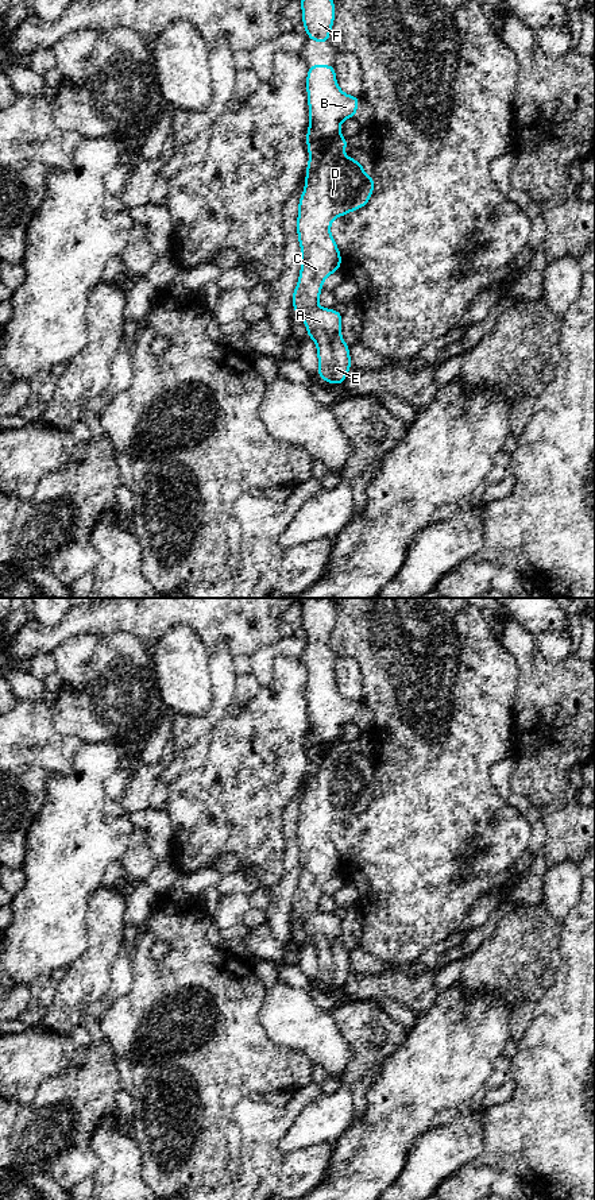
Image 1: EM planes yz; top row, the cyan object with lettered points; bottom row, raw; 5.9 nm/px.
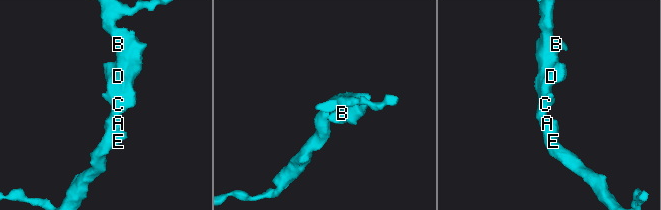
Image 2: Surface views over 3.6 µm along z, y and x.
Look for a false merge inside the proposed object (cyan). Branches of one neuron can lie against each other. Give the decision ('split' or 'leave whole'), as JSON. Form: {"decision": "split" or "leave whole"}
{"decision": "leave whole"}

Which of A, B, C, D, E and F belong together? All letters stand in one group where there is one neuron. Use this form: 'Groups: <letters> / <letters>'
Groups: A B C D E F

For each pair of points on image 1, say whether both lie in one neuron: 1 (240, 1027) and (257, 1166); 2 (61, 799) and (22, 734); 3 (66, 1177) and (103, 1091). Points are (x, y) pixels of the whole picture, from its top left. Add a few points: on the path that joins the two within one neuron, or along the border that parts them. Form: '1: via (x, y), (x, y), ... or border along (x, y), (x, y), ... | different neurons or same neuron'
1: border along (246, 1092), (262, 1096) | different neurons
2: border along (72, 757), (66, 772), (47, 776), (39, 807) | different neurons
3: via (70, 1156), (78, 1148), (81, 1112) | same neuron

